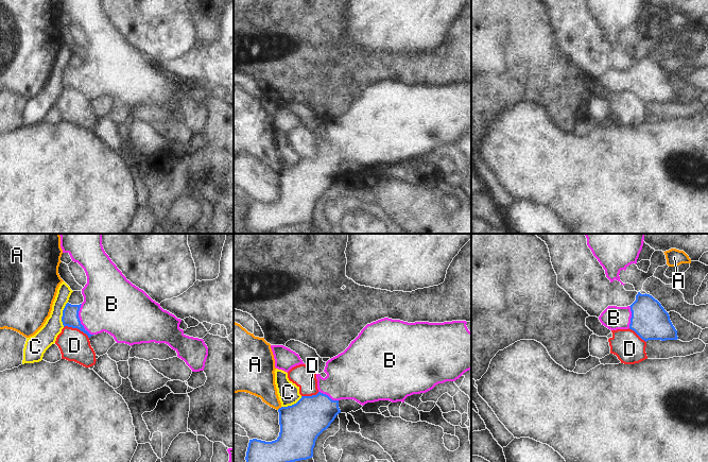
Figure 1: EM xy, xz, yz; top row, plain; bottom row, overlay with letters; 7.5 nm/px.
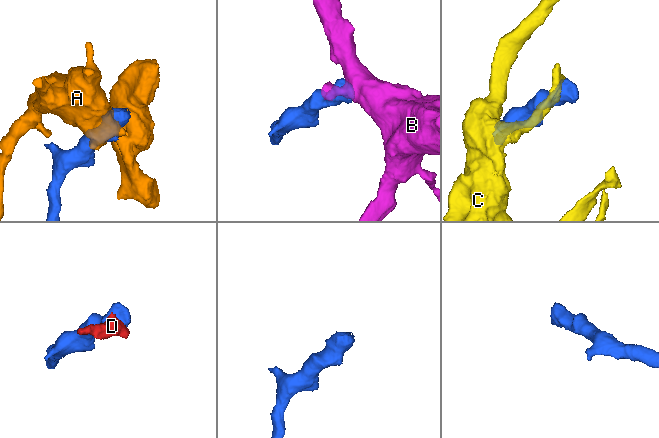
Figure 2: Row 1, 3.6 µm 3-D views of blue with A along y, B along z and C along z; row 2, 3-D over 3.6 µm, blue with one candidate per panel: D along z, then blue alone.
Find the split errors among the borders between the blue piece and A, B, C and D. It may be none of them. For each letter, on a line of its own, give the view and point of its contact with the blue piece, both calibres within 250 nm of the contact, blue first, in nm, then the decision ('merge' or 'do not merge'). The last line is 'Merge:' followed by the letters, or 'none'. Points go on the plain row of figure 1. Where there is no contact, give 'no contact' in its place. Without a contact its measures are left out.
A: meets blue in xz at (279, 170); 320 nm thick on the blue side, 220 nm on the other; do not merge
B: meets blue in xy at (79, 82); 130 nm thick on the blue side, 380 nm on the other; merge
C: meets blue in xy at (63, 76); 130 nm thick on the blue side, 150 nm on the other; do not merge
D: meets blue in xy at (76, 89); 130 nm thick on the blue side, 240 nm on the other; do not merge
Merge: B

